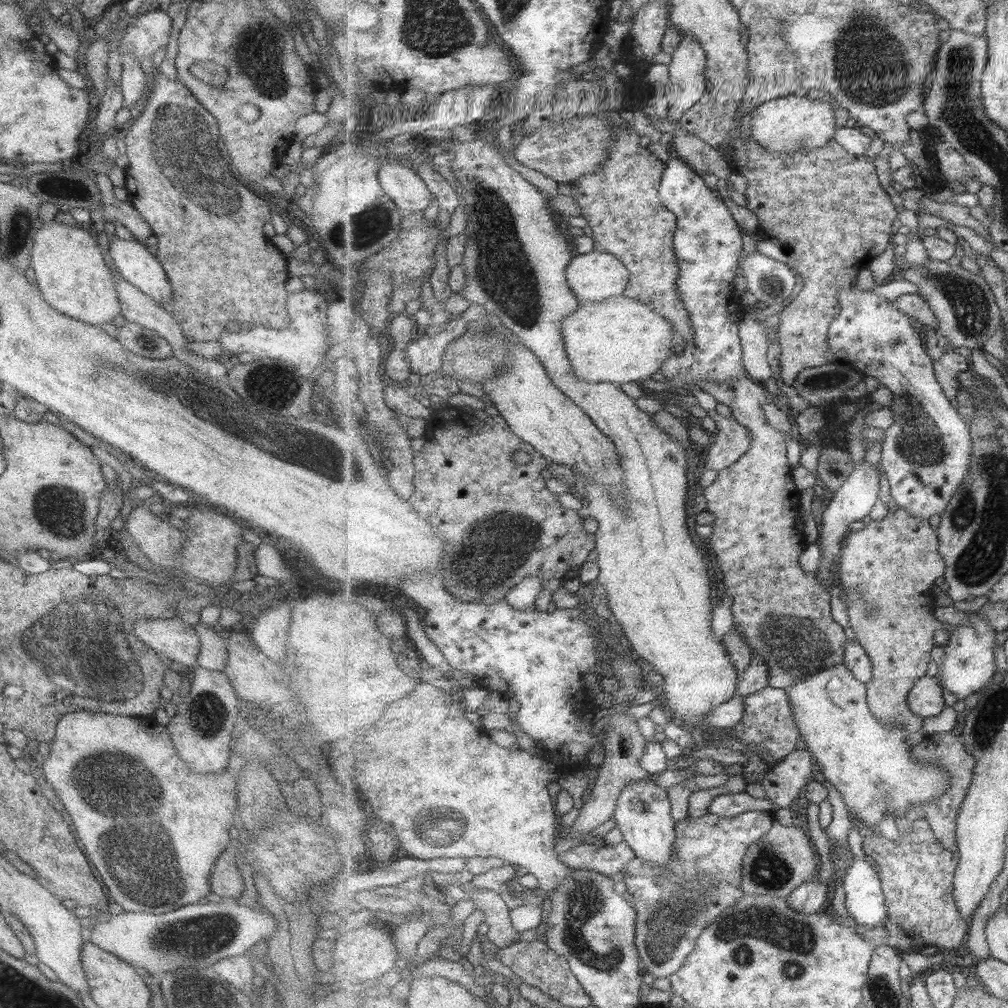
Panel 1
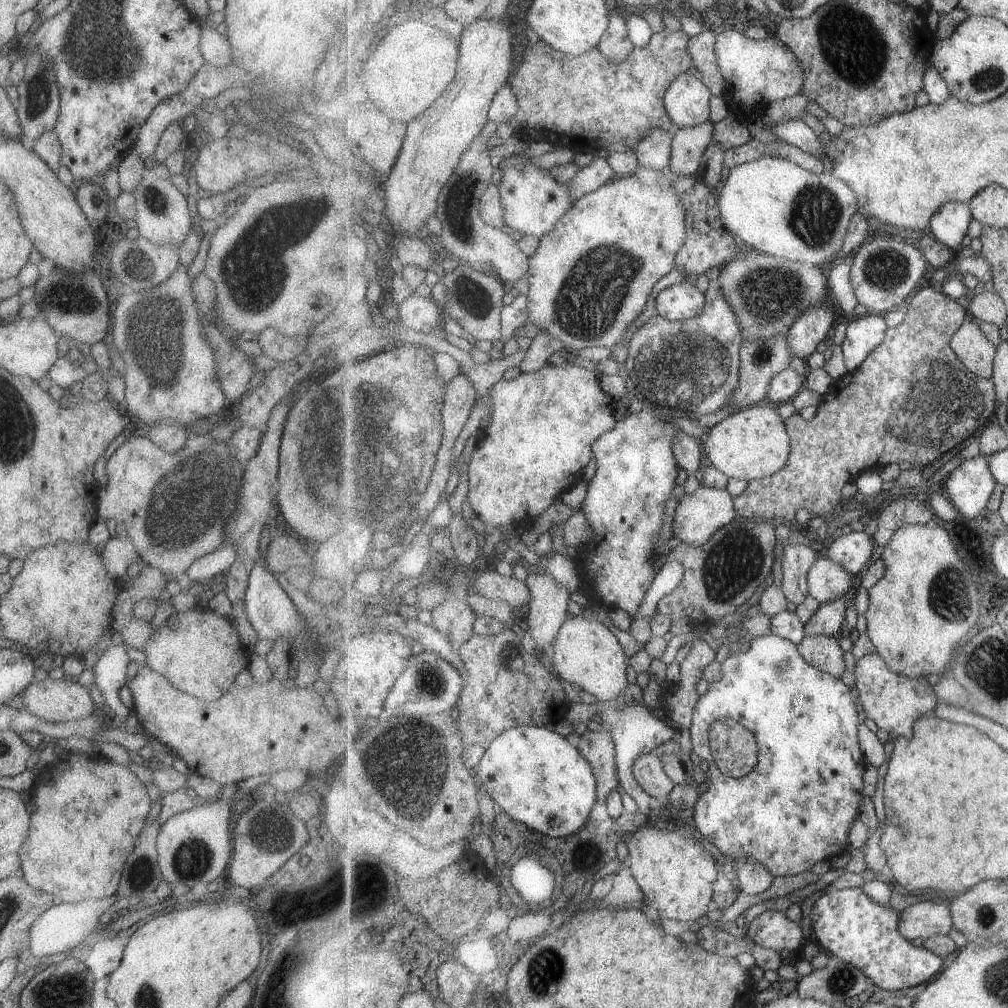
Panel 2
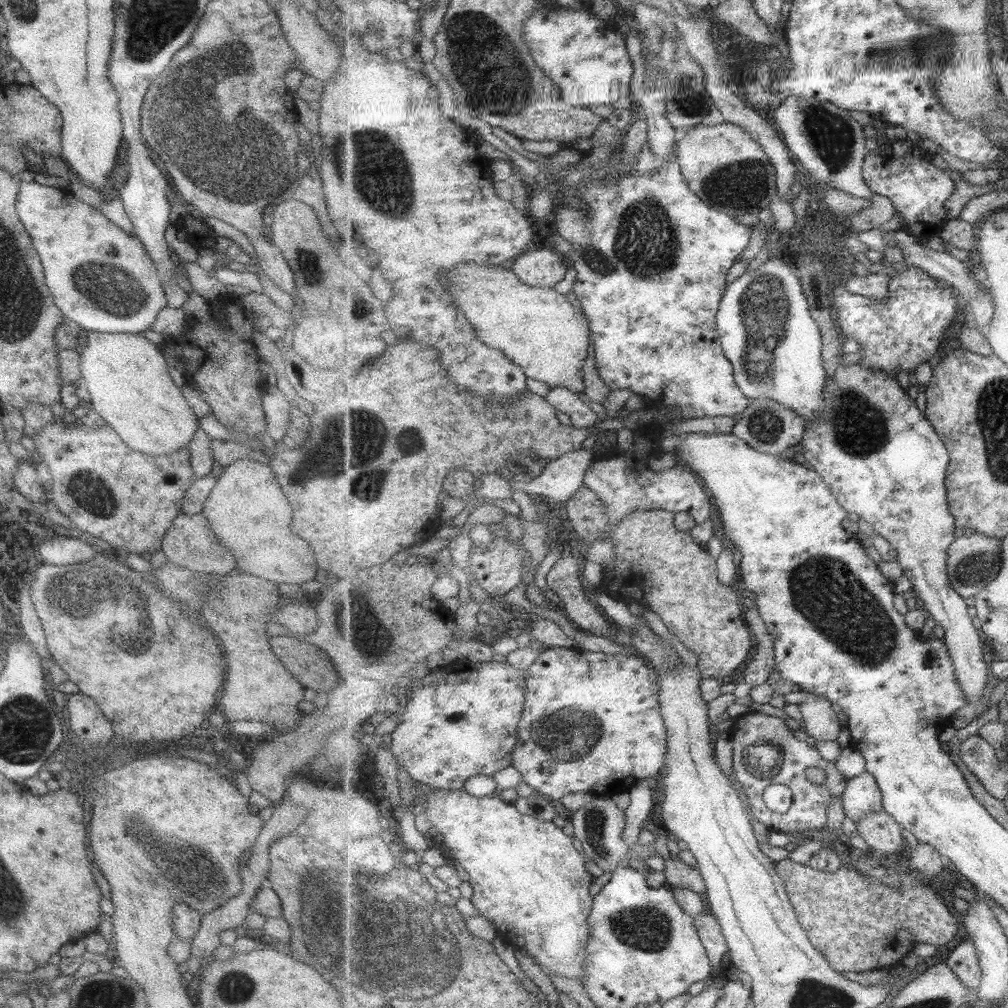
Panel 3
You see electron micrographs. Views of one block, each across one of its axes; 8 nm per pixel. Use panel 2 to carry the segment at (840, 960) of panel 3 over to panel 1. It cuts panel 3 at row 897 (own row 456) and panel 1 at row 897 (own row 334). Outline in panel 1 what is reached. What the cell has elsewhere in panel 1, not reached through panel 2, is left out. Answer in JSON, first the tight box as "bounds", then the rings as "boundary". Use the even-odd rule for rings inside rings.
{"bounds":[856,819,969,952],"boundary":[[[927,819],[916,820],[908,833],[899,834],[900,839],[893,841],[885,838],[878,830],[865,833],[864,851],[878,866],[885,893],[887,918],[882,925],[870,927],[856,925],[857,932],[873,946],[879,949],[883,945],[890,946],[900,952],[921,952],[925,946],[958,947],[965,934],[969,933],[967,922],[963,918],[954,897],[954,878],[960,863],[960,854],[948,849],[940,843],[937,835]]]}

